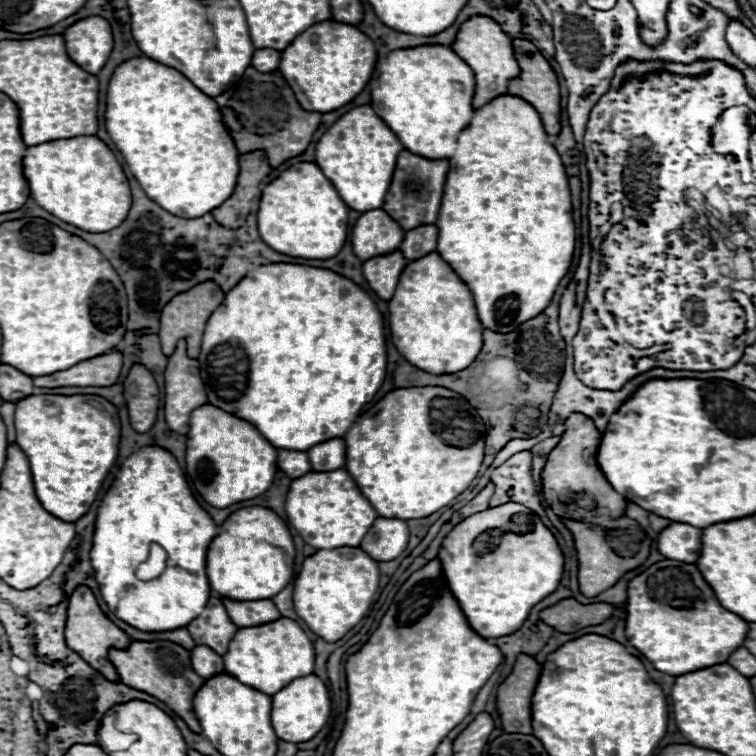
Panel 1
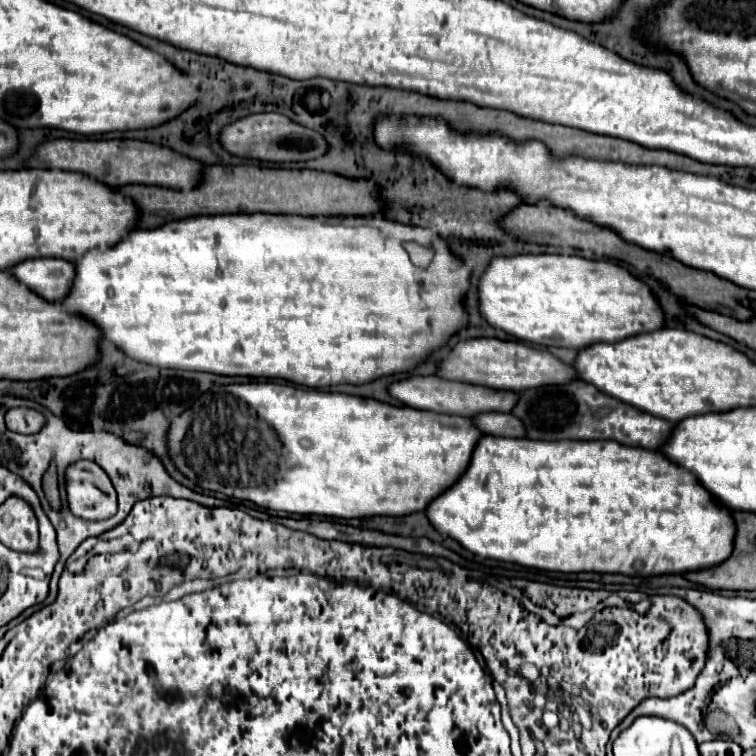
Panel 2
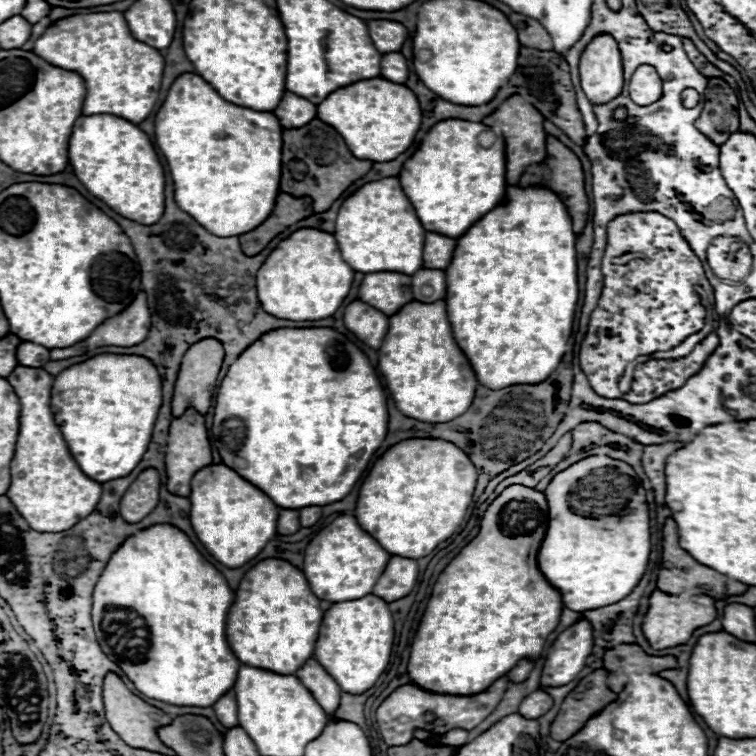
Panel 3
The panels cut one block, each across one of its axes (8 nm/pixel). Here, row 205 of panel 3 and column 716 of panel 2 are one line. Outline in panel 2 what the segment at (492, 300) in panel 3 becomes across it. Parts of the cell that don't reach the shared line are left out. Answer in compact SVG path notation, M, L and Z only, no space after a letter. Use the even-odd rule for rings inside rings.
M482 436L472 452L472 460L464 474L440 496L436 496L426 508L426 518L430 524L456 540L468 552L480 558L492 558L500 562L512 562L528 568L550 570L550 572L614 572L626 576L658 576L658 574L682 574L698 568L708 568L720 564L732 552L734 542L734 522L730 518L730 510L714 498L706 488L700 486L692 474L676 464L672 464L664 454L656 450L620 446L612 440L568 440L568 442L544 442L544 440L528 440L528 438L496 438Z

